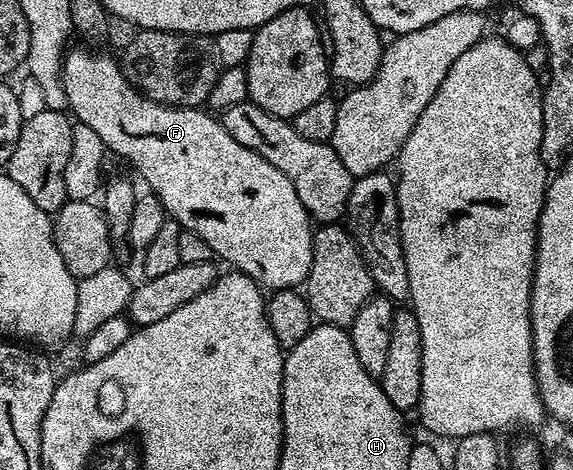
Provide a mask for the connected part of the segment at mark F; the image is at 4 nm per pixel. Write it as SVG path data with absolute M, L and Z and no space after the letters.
M72 47L65 52L64 70L60 73L60 77L64 80L64 90L66 91L66 99L68 100L68 109L71 116L79 124L89 125L102 139L105 150L109 154L117 153L120 157L128 157L129 163L140 172L141 179L148 184L145 186L155 193L158 200L162 203L165 214L171 220L177 221L181 229L189 229L194 231L194 235L199 235L210 246L213 254L217 258L221 257L228 264L228 267L231 267L237 273L246 274L249 279L268 291L296 289L303 286L307 282L310 263L312 262L314 222L308 216L306 207L302 207L302 199L298 199L298 191L294 191L294 183L290 183L290 179L286 179L286 175L282 175L282 171L278 171L278 167L266 163L266 159L262 159L262 155L250 151L250 147L242 147L242 143L238 143L238 139L234 139L234 135L230 135L230 131L226 131L226 127L221 125L211 112L208 112L209 114L203 113L205 110L200 107L195 109L177 109L174 105L160 105L156 101L151 101L150 98L142 96L129 83L121 62L117 58L115 61L114 58L107 57L104 53L91 53L91 48L82 48L86 49L75 49L75 47Z

